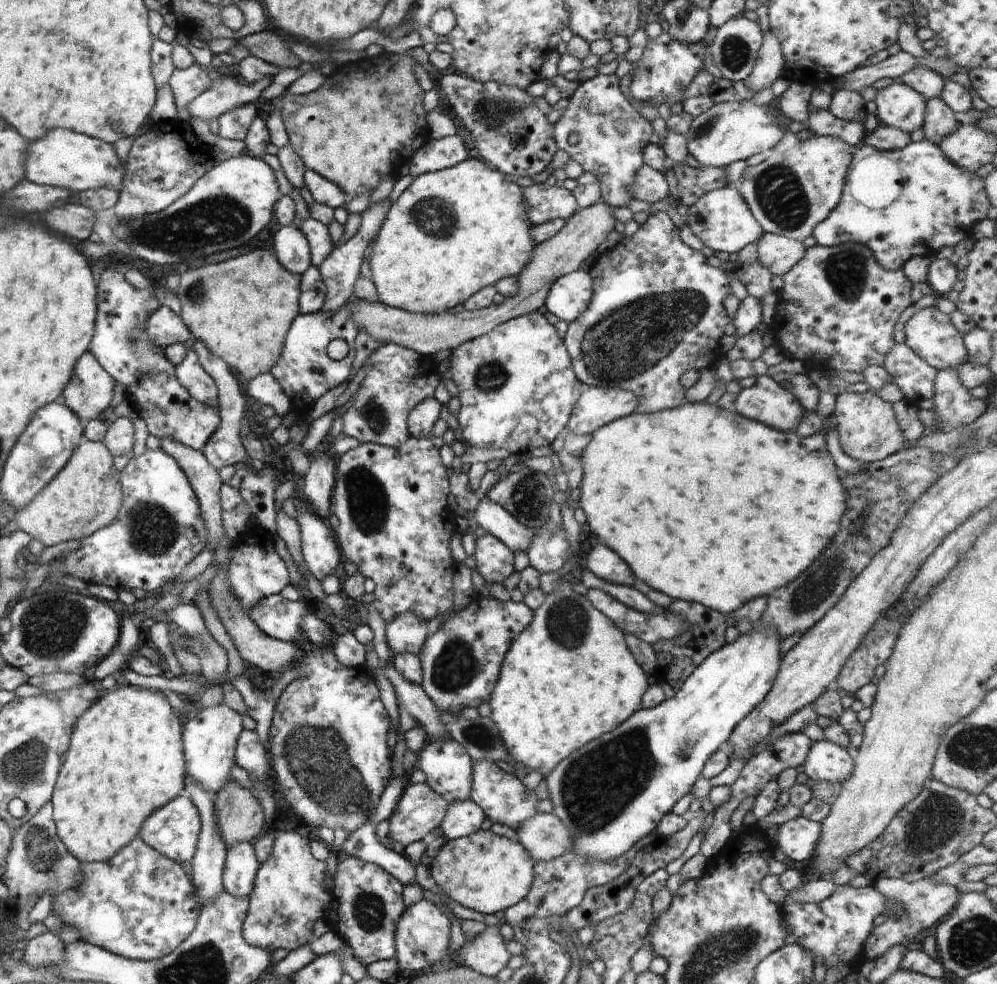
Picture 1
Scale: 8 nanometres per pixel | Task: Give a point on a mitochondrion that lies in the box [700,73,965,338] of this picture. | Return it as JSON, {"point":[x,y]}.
{"point":[781,196]}

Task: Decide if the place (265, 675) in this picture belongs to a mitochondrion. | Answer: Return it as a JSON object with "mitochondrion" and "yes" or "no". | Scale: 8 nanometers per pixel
{"mitochondrion":"no"}

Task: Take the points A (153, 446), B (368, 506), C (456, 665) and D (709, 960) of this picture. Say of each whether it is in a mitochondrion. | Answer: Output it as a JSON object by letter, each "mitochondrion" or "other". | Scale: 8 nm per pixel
{"A":"other","B":"mitochondrion","C":"mitochondrion","D":"mitochondrion"}

